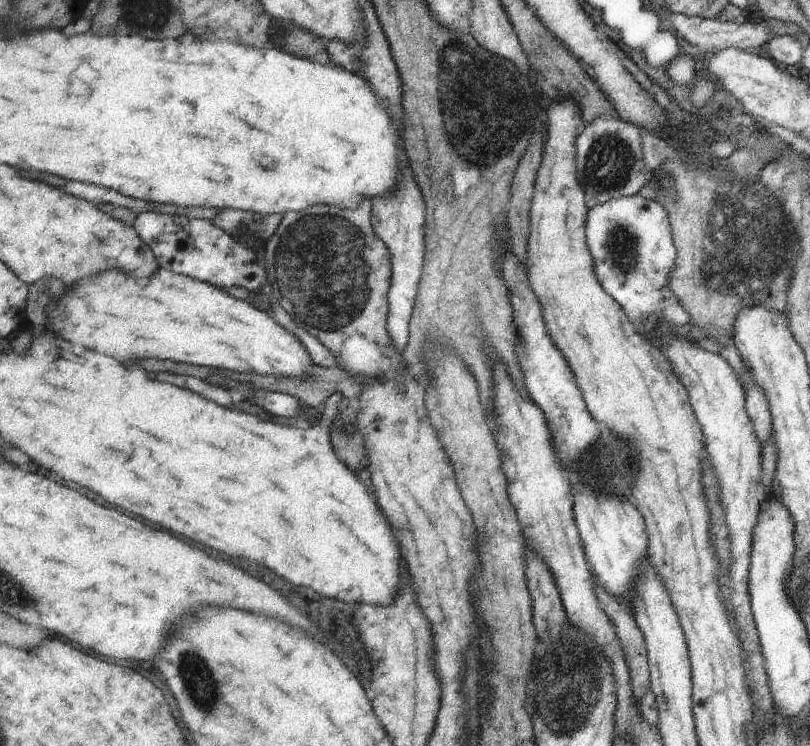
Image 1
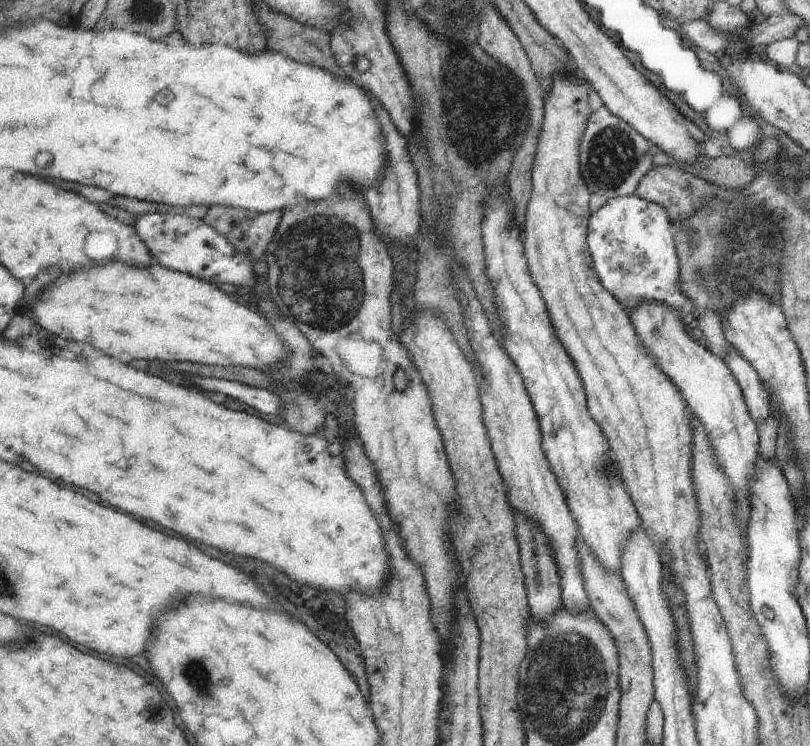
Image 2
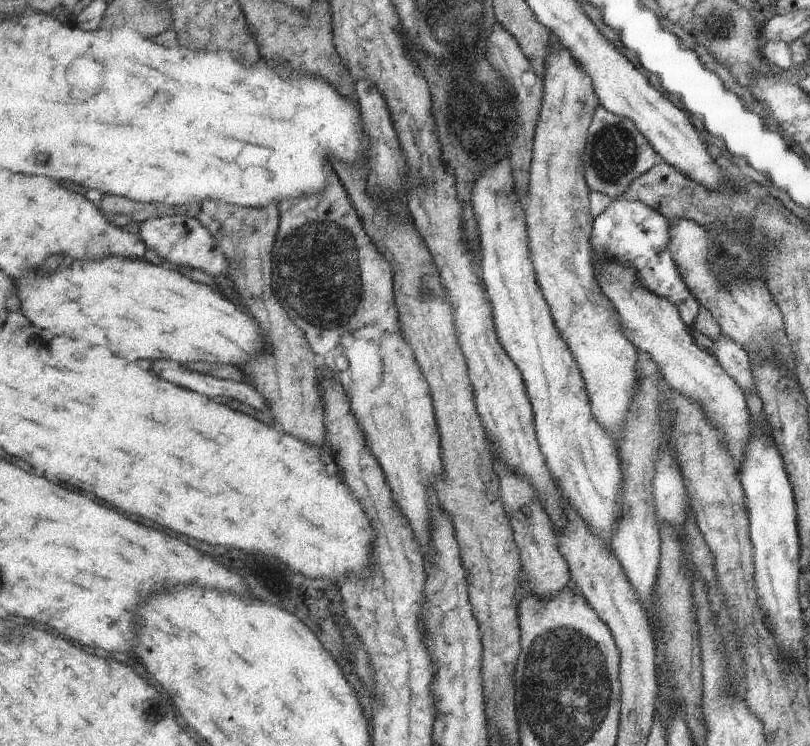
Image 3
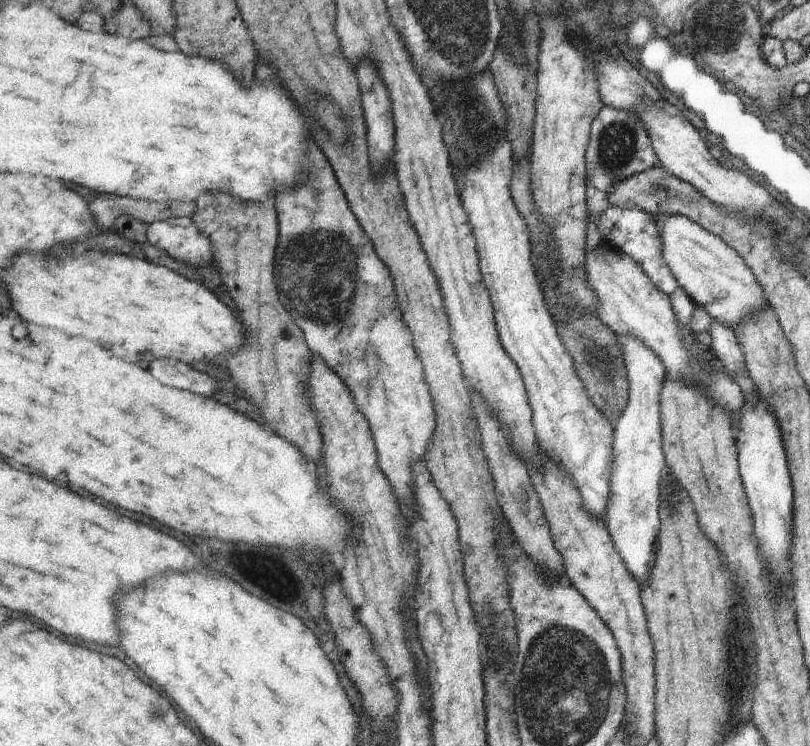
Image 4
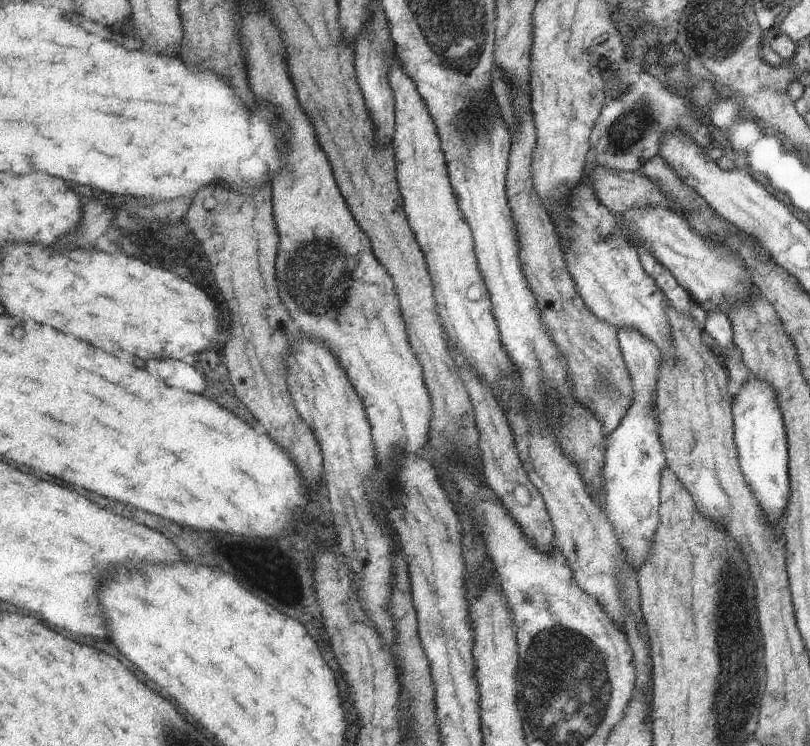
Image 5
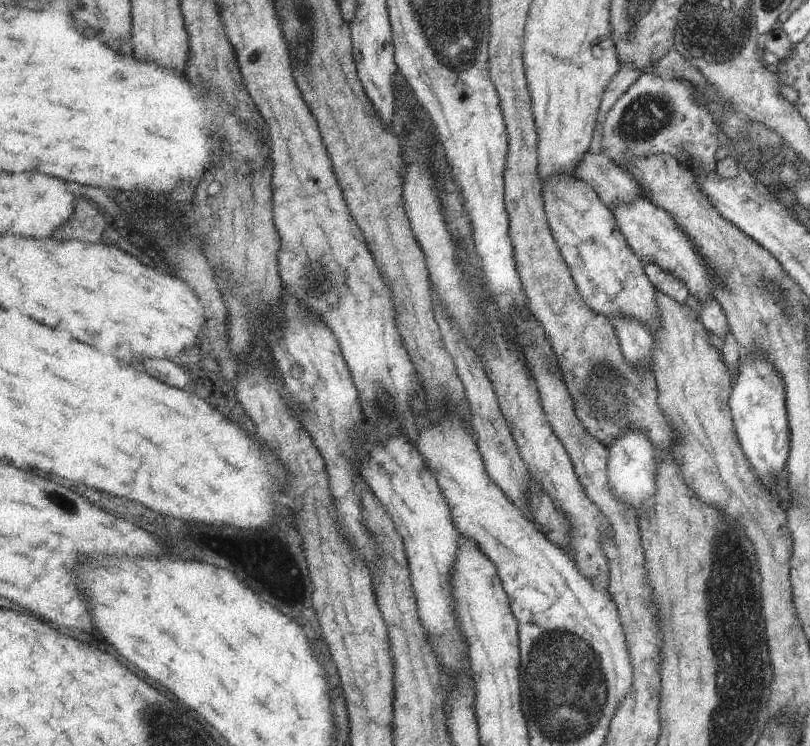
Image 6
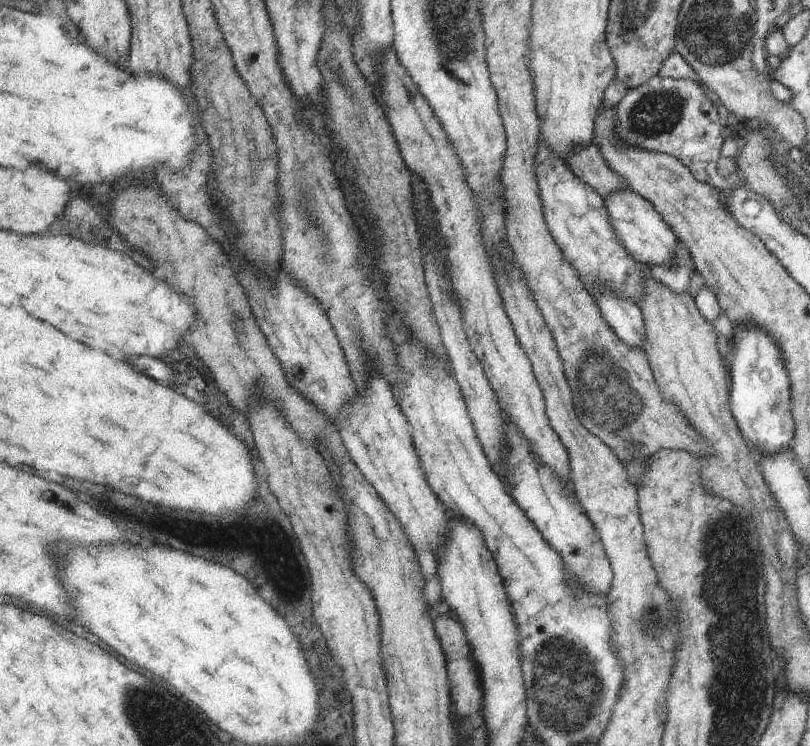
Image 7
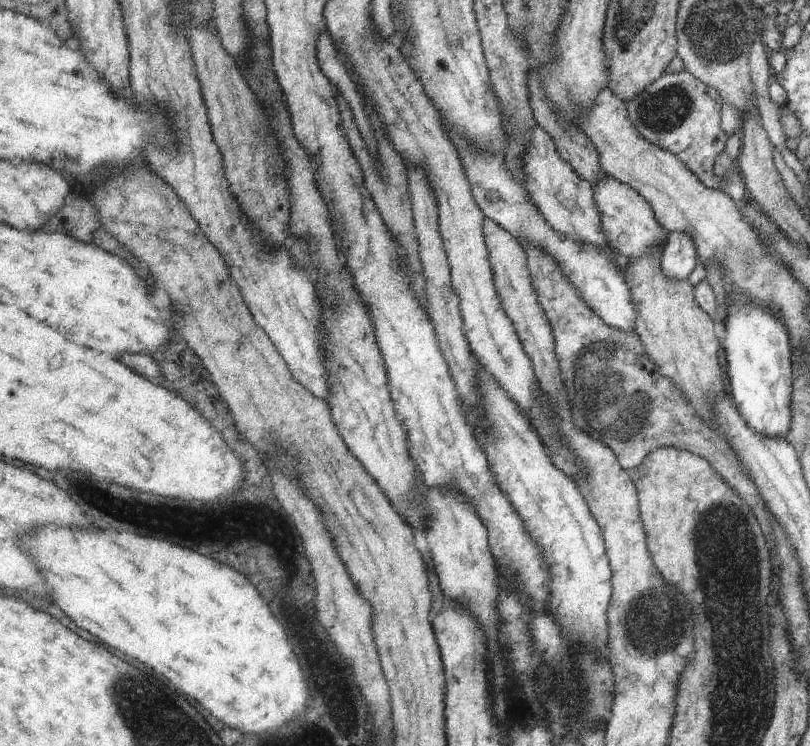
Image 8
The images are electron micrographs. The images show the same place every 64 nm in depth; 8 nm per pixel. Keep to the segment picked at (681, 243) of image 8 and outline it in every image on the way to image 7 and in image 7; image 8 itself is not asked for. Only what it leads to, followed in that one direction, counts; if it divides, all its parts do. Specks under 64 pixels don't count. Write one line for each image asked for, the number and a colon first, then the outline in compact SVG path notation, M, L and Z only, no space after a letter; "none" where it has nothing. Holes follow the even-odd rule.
7: M679 256L677 264L673 266L645 266L649 270L651 280L655 280L657 284L661 284L663 288L669 288L671 292L675 292L677 296L691 292L689 288L689 278L695 272L693 260L687 260L687 256Z

